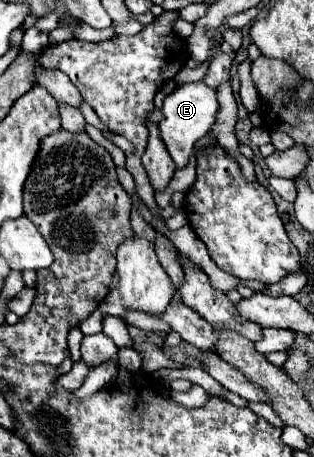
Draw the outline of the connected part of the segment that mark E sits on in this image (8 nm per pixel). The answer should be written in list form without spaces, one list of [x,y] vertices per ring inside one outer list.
[[[203,82],[183,84],[177,90],[173,90],[173,94],[169,94],[165,98],[163,120],[159,122],[159,136],[161,136],[169,156],[177,164],[177,168],[187,166],[195,142],[211,132],[211,126],[213,126],[213,122],[217,118],[217,110],[219,110],[217,92],[213,88],[207,88]]]

